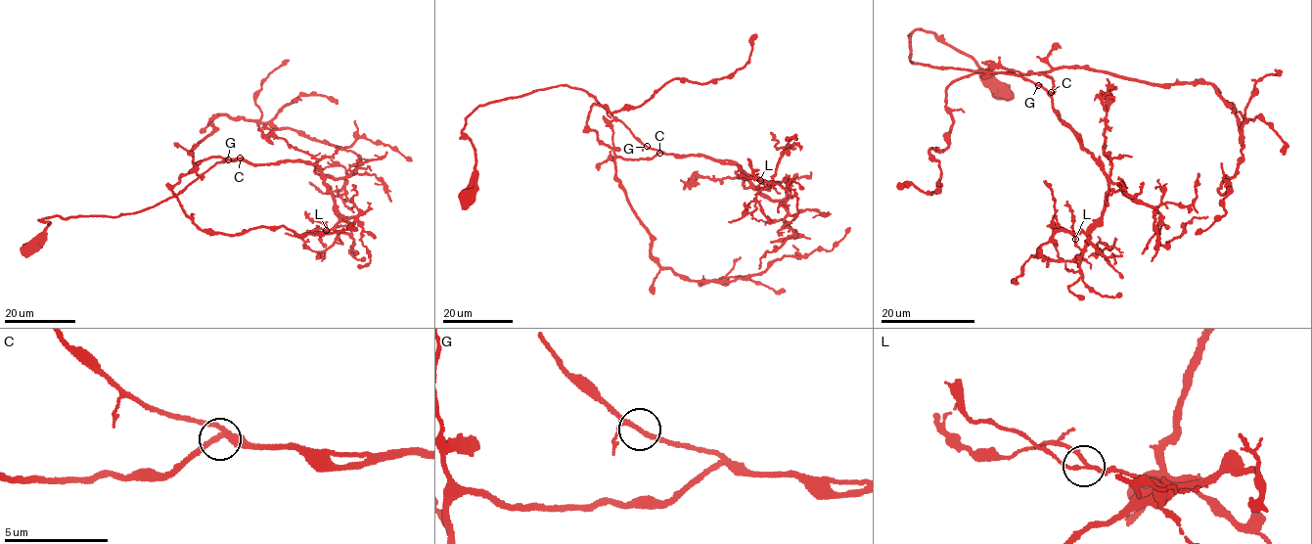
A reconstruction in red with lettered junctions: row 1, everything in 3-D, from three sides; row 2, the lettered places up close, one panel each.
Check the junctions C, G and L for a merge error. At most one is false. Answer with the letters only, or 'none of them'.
none of them

